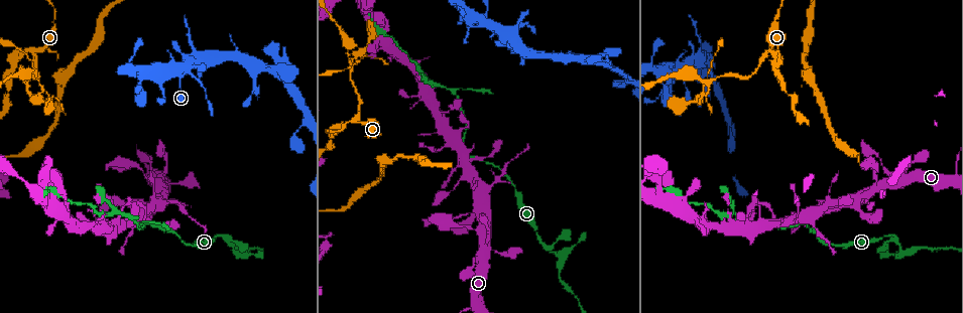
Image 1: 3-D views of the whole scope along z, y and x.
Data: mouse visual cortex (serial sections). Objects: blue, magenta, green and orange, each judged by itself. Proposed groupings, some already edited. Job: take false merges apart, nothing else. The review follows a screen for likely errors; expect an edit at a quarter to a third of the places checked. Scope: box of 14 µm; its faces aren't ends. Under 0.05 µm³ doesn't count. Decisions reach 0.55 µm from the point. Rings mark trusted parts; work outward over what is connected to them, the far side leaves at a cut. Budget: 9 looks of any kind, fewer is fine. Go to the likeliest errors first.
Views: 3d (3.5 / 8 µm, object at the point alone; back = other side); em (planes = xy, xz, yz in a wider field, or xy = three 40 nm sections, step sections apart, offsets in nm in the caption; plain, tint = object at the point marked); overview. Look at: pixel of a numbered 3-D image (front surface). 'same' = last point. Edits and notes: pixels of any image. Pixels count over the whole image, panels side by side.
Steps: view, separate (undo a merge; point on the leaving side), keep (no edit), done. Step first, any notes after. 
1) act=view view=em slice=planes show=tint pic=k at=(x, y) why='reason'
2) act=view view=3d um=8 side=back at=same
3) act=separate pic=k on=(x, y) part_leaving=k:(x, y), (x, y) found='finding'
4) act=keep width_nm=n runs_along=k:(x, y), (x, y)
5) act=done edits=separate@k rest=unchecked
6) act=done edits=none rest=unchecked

act=view view=3d um=8 pic=1 at=(605, 65) why='two arms in line, one across'

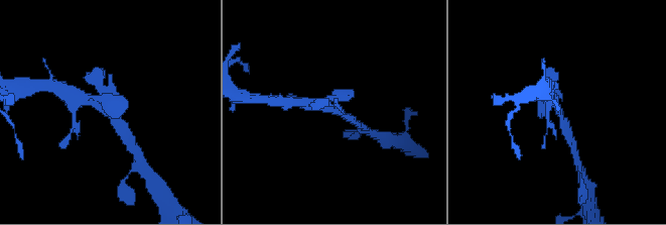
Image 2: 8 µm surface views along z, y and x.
act=view view=3d um=3.5 pic=2 at=(330, 108)

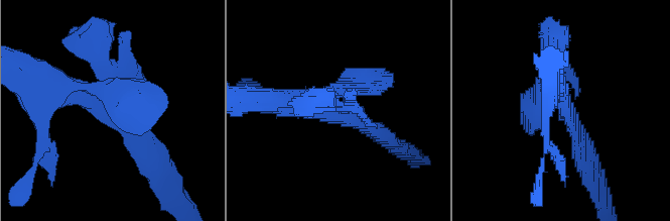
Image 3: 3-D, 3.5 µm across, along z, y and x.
act=view view=em slice=xy step=5 show=tint pic=3 at=(567, 104) why='now the EM'

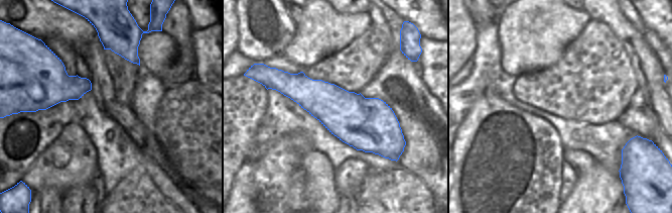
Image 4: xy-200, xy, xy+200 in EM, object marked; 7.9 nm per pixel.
act=separate pic=3 on=(126, 56) found='two cells meet here'

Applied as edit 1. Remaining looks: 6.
act=view view=3d um=3.5 pic=1 at=(764, 53) why='three arms meet'

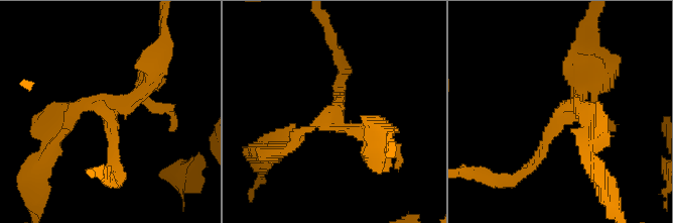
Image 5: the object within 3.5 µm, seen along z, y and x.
act=view view=em slice=xy step=2 show=tint pic=5 at=(563, 114) arms=3 arm_widths_nm=150,200,300

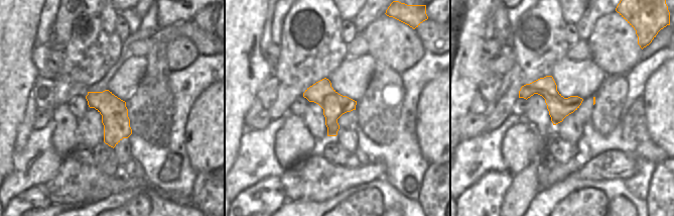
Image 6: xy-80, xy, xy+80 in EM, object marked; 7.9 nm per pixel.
act=separate pic=5 on=(115, 137) part_leaving=5:(123, 104), (110, 114), (116, 176) found='two cells meet here'

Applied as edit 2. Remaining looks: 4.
act=view view=overview

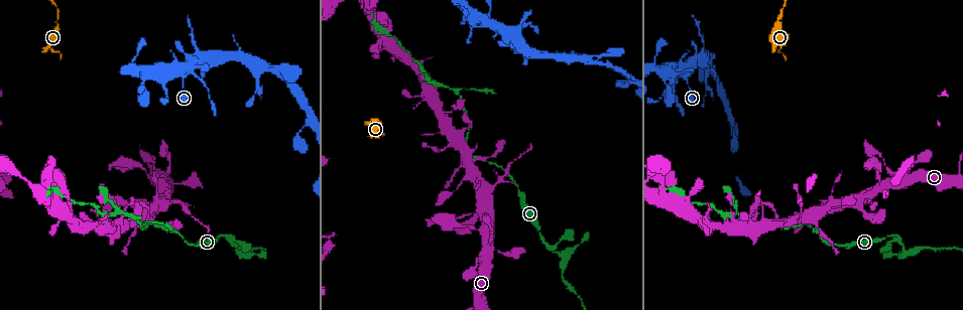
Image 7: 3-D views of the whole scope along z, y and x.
act=view view=3d um=3.5 pic=7 at=(445, 86) why='two arms in line, one across'

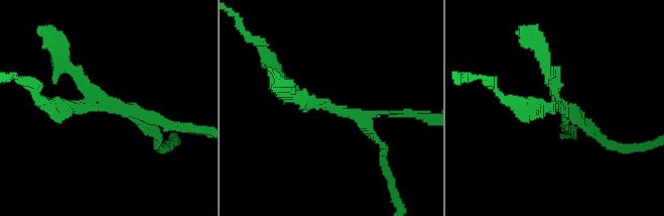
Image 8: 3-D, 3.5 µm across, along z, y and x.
act=view view=em slice=xy step=3 show=tint pic=8 at=(326, 108)

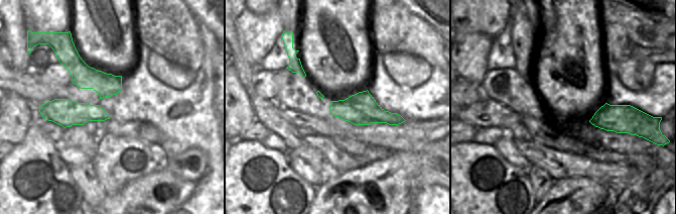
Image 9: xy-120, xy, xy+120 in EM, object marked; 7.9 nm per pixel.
act=keep runs_along=8:(377, 140), (362, 119), (306, 101), (275, 71) found='one cell here'

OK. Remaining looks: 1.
act=done edits=separate@3,separate@5 rest=unchecked

